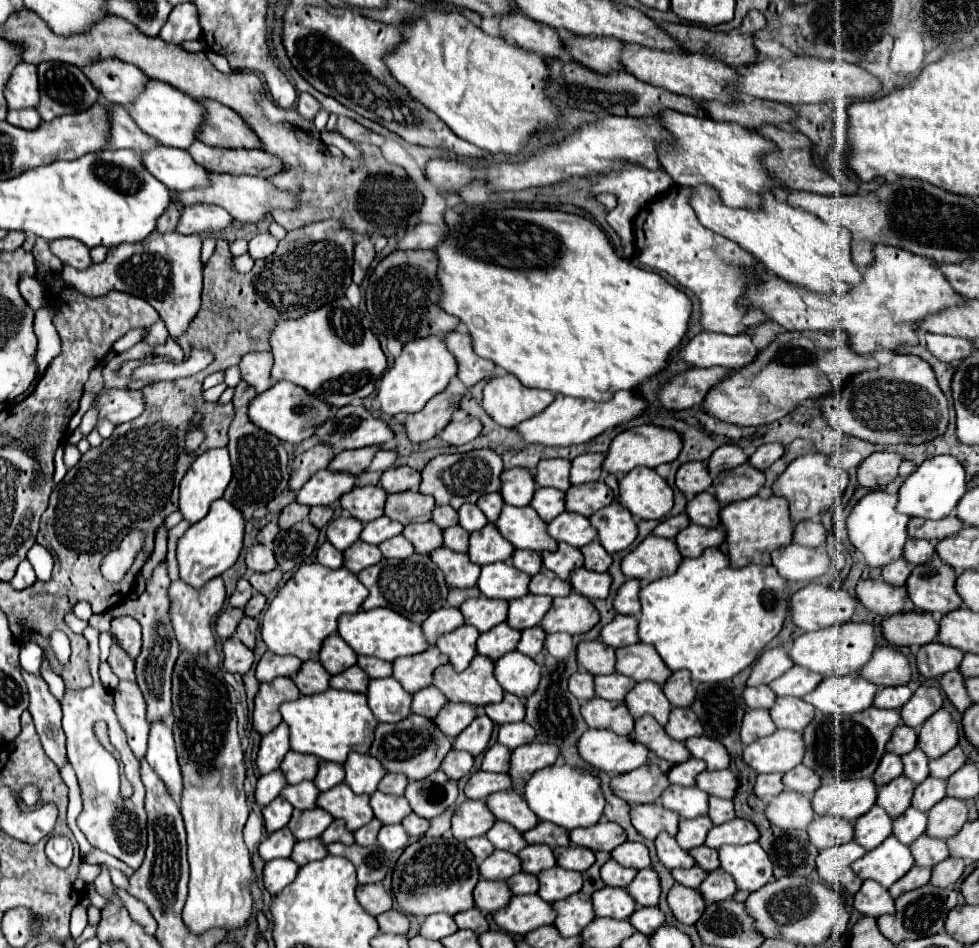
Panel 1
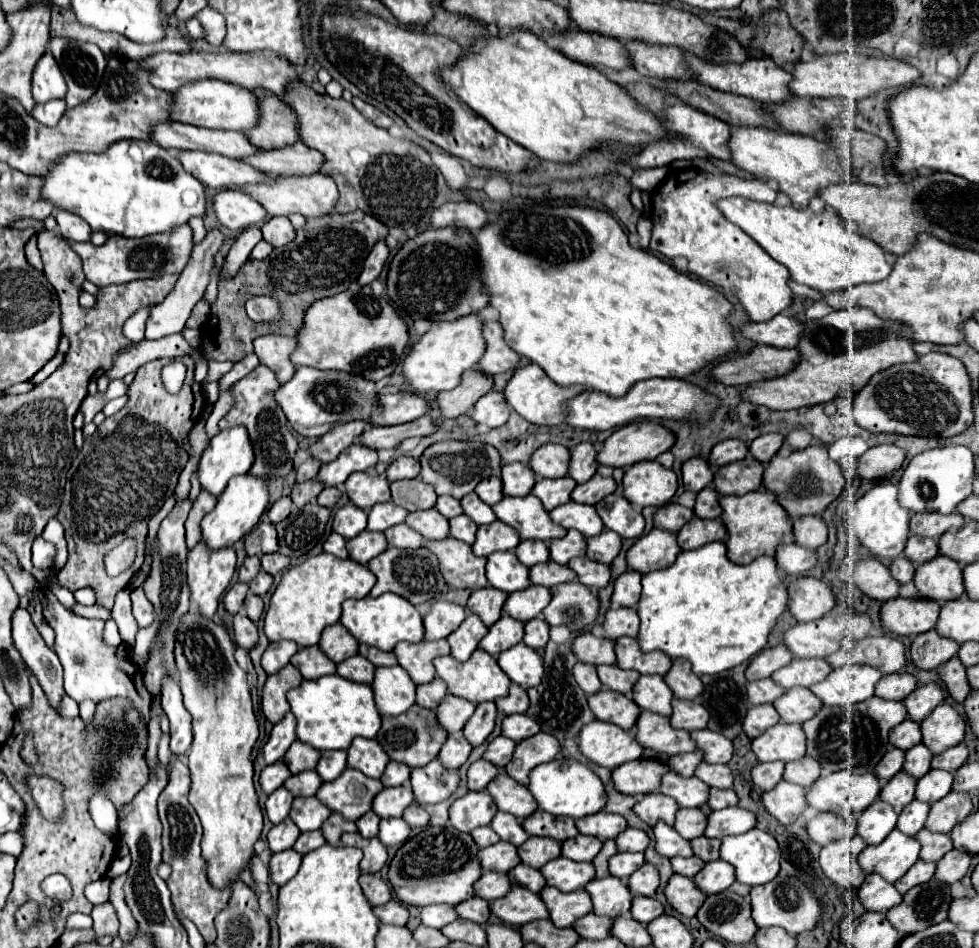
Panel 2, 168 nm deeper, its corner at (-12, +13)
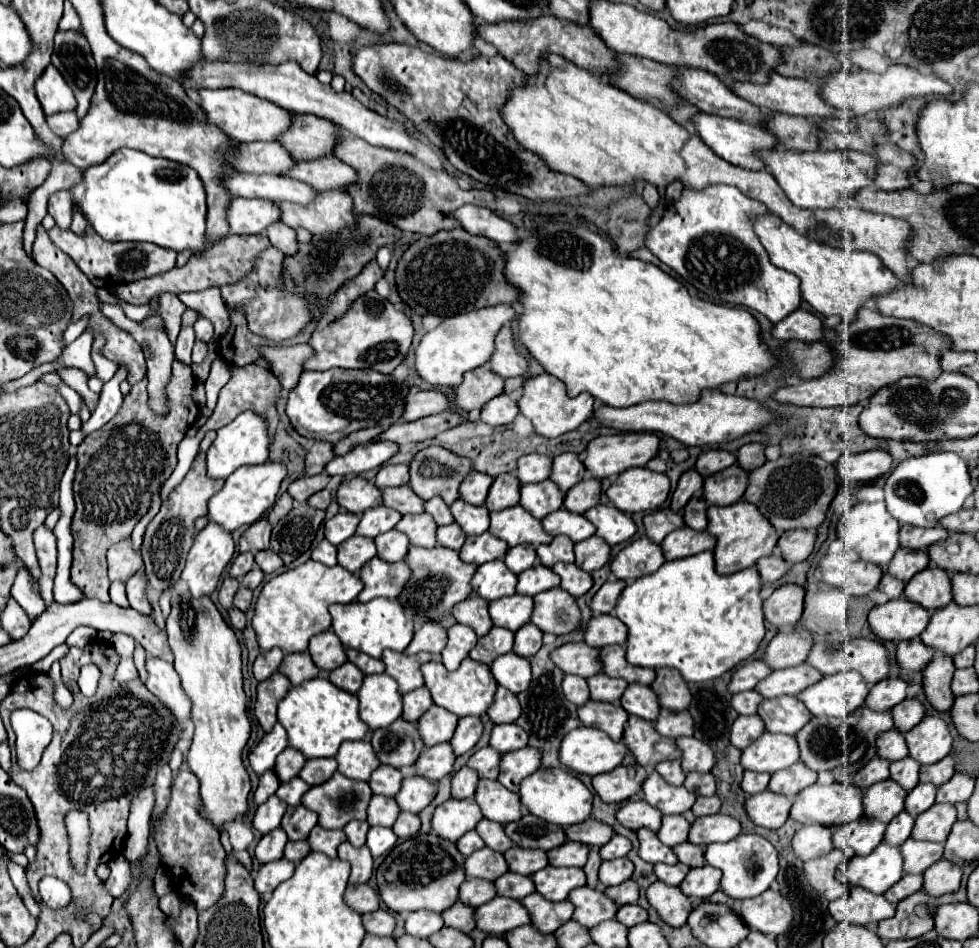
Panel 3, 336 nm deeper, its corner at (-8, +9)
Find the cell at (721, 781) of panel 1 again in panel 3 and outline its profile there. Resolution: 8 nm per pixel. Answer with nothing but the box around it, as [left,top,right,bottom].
[684,772,716,796]

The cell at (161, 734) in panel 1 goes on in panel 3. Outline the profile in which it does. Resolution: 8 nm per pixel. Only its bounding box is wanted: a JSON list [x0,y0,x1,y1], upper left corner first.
[146,656,192,724]

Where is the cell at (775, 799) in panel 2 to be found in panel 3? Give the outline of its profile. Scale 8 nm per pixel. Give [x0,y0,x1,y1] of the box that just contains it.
[744,790,792,828]

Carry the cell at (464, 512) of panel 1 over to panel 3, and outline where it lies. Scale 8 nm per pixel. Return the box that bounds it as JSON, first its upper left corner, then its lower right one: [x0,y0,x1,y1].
[452,500,490,536]

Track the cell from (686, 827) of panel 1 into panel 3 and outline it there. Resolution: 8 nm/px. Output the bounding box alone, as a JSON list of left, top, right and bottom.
[656,816,690,848]

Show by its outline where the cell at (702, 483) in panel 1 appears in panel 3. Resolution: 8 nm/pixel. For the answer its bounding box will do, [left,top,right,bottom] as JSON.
[670,470,704,512]

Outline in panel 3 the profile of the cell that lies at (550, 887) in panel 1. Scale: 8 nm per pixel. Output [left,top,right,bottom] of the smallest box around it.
[532,866,586,902]

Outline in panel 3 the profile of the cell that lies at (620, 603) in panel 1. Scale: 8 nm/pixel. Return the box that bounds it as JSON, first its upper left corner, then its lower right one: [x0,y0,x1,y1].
[590,578,626,614]

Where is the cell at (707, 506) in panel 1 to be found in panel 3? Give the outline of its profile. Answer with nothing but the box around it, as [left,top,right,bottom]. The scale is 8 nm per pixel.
[684,496,708,530]

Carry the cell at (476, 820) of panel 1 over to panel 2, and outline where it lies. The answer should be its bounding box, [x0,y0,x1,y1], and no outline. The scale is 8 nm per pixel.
[450,790,498,832]

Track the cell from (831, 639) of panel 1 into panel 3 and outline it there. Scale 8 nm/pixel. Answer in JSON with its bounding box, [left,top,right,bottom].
[762,630,814,670]

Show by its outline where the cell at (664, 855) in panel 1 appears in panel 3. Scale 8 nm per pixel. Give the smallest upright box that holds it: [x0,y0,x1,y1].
[636,828,678,864]

